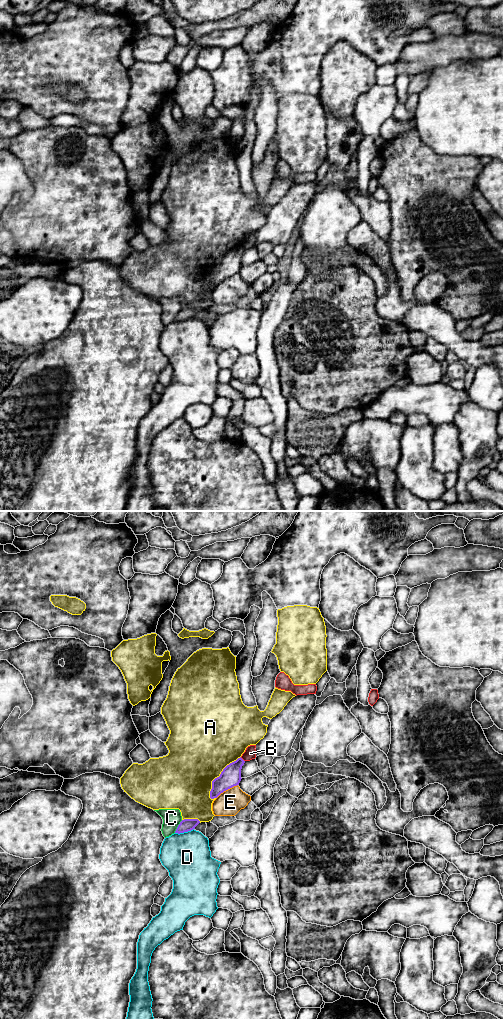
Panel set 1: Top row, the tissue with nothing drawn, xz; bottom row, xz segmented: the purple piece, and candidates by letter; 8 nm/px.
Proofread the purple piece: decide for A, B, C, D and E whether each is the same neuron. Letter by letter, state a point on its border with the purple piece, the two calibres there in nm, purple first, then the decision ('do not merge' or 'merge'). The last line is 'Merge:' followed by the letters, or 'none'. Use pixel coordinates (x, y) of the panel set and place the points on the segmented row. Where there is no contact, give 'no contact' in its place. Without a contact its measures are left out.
A: xz (219, 776) | 160/480 nm | do not merge
B: xz (242, 759) | 160/100 nm | do not merge
C: xz (178, 826) | 100/140 nm | do not merge
D: xz (184, 831) | 100/380 nm | do not merge
E: xz (226, 789) | 160/200 nm | do not merge
Merge: none

